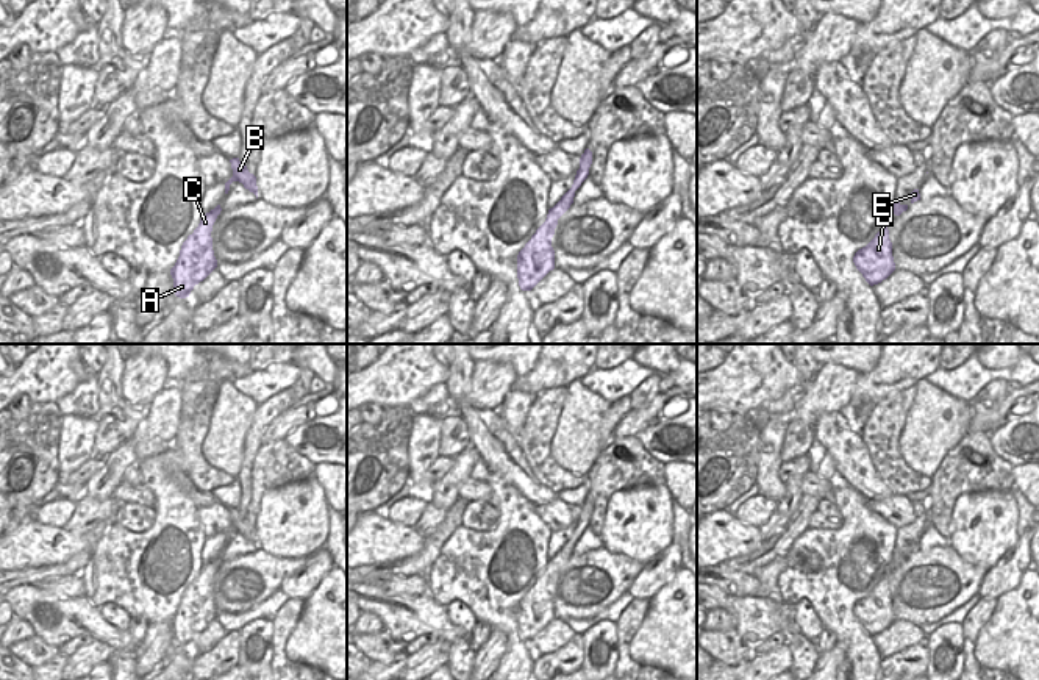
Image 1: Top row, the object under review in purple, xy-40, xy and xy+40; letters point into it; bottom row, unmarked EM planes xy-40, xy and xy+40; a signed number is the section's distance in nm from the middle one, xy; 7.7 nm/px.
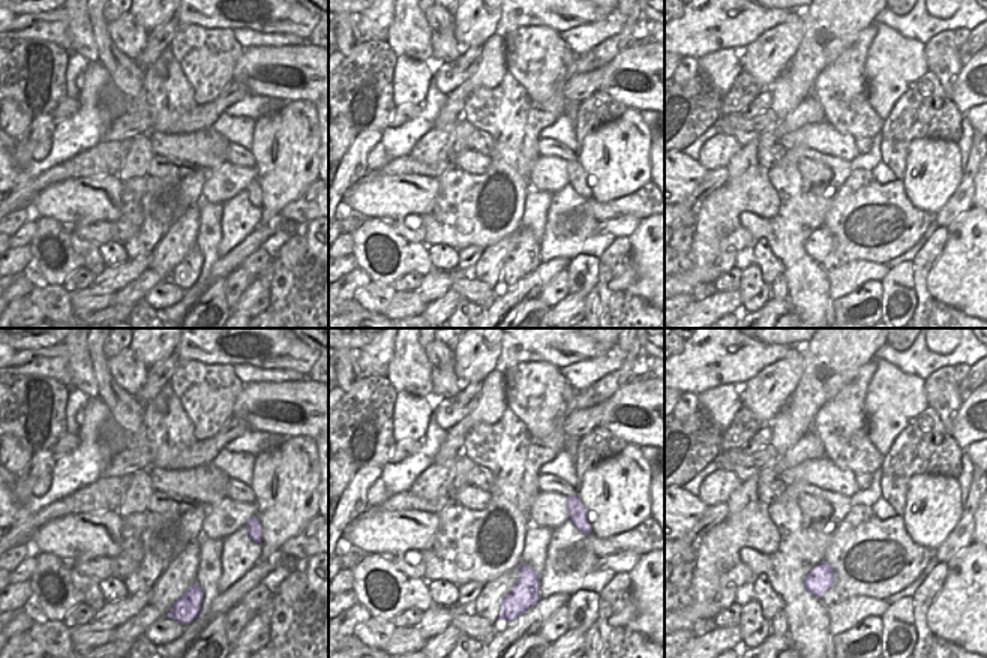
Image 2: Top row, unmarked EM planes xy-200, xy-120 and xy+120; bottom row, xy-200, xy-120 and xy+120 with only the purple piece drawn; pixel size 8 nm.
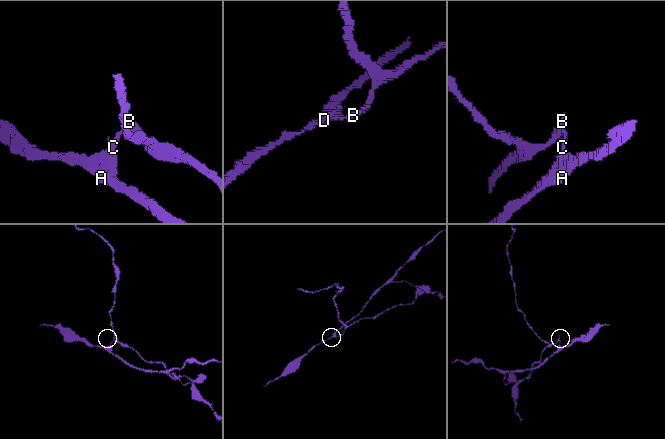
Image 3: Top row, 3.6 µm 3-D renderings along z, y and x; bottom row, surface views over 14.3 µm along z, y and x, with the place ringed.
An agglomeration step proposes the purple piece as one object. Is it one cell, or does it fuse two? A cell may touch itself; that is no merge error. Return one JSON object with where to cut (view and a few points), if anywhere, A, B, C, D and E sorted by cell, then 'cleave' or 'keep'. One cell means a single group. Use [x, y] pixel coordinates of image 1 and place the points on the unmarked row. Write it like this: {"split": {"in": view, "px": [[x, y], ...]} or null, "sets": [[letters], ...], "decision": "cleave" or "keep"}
{"split": {"in": "xy", "px": [[569, 540], [574, 541]]}, "sets": [["A", "C", "D", "E"], ["B"]], "decision": "cleave"}

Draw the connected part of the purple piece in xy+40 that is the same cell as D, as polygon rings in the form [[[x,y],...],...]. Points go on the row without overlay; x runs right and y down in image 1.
[[[887,577],[855,603],[853,613],[870,636],[881,633],[895,621]]]

